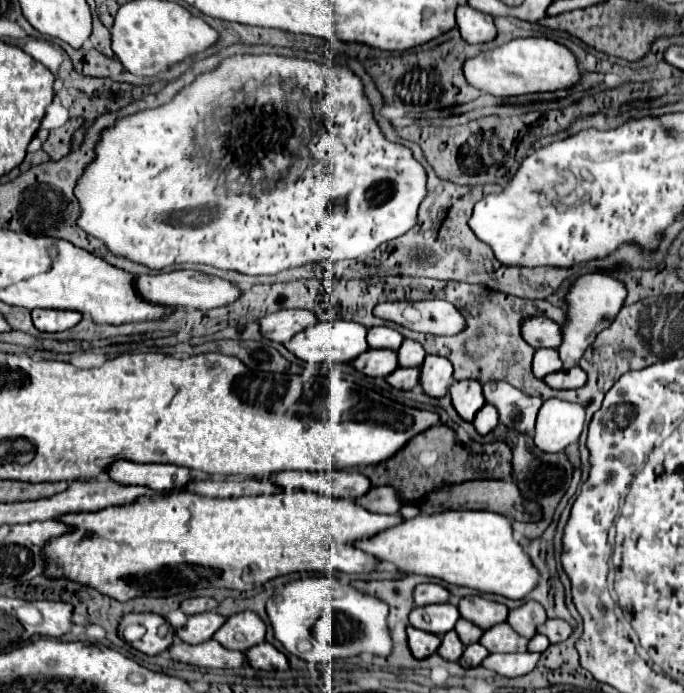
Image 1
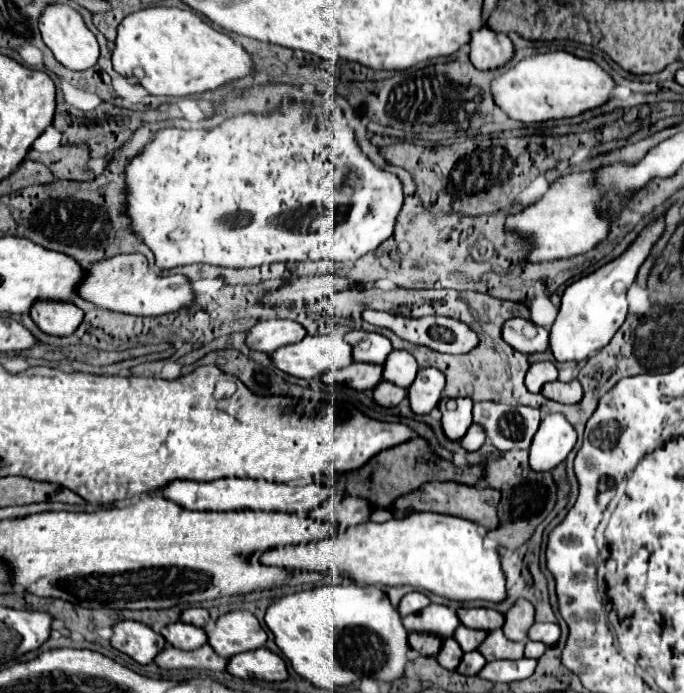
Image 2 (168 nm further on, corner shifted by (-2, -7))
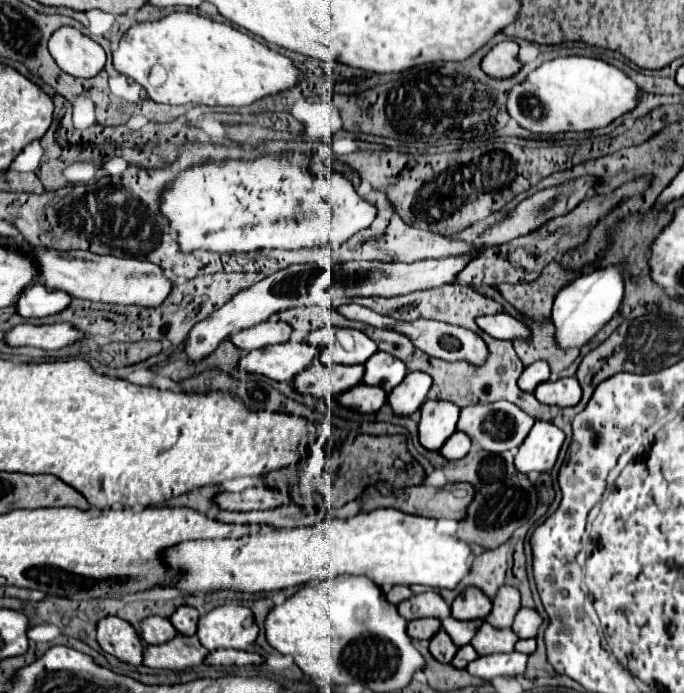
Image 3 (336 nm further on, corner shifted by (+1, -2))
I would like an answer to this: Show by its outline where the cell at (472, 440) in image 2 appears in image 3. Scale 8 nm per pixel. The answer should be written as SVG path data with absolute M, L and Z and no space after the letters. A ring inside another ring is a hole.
M455 432L453 436L449 436L445 440L445 446L441 446L439 454L443 458L447 458L447 460L459 460L459 458L463 458L469 452L469 448L471 448L469 436L463 434L463 432Z

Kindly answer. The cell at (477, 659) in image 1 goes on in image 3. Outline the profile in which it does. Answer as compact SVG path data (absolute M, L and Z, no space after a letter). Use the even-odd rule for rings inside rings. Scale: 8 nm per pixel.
M467 644L467 646L461 646L459 650L457 650L457 654L455 654L455 658L453 658L453 666L455 668L465 668L469 662L473 662L477 658L477 652L475 652L475 648L471 646L471 644Z

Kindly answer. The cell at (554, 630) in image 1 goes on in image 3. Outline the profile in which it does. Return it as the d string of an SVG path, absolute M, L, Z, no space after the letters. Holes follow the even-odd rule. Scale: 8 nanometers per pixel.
M521 608L513 620L511 630L519 636L519 638L535 638L537 628L541 626L541 616L537 614L537 610L533 608Z

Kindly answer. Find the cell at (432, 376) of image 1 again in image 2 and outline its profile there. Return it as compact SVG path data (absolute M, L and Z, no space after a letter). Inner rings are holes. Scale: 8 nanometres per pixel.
M436 367L420 369L414 383L408 387L408 399L414 413L424 415L430 413L442 399L442 391L446 387L444 373Z

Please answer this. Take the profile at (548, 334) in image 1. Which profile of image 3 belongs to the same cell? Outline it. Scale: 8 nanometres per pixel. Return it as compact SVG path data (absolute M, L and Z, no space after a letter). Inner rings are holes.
M495 314L495 316L481 316L477 318L477 326L487 332L493 338L501 338L501 340L515 340L515 338L523 338L529 340L529 330L515 318L511 318L509 314Z

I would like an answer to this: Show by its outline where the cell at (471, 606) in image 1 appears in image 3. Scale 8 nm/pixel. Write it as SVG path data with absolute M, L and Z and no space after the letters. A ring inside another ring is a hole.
M465 588L451 604L451 616L457 620L485 618L491 612L491 600L477 588Z

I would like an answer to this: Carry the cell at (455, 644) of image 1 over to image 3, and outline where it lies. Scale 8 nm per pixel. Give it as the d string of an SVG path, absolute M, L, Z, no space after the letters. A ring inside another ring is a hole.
M441 628L429 642L429 652L433 654L435 660L449 664L457 652L457 646L453 644L453 640L449 638L449 634L445 634L445 630Z

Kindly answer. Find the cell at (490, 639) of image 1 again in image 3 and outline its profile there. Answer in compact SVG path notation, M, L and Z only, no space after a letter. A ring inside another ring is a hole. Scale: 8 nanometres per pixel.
M485 622L477 630L477 634L473 636L471 646L477 650L479 656L485 656L485 654L495 654L495 652L513 652L517 640L519 638L511 628L509 630L497 630Z

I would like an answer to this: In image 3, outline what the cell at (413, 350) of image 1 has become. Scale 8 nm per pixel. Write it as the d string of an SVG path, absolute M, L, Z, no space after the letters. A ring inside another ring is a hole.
M377 352L373 358L369 358L369 362L365 362L365 380L361 382L369 386L381 386L385 392L391 392L405 378L405 374L405 364L399 358Z

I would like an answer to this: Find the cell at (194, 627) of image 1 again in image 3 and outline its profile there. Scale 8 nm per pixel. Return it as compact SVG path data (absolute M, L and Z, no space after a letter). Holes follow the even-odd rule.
M149 616L141 622L141 630L139 636L143 642L147 644L163 644L169 638L177 636L177 630L173 628L173 624L167 618L161 616Z

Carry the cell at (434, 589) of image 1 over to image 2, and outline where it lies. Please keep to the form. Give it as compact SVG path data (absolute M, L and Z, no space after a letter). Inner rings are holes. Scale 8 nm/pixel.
M414 591L414 593L408 593L408 595L404 595L404 597L402 597L398 611L400 611L400 615L402 615L402 617L406 617L406 615L410 615L410 613L422 611L422 609L424 609L424 607L428 607L428 605L430 605L430 599L428 599L424 593Z

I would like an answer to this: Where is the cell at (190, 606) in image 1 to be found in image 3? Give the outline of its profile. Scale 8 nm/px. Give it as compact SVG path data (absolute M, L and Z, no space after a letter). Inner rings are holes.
M181 606L171 618L171 624L175 626L175 630L183 636L193 636L197 632L197 620L199 620L199 612L191 606Z

